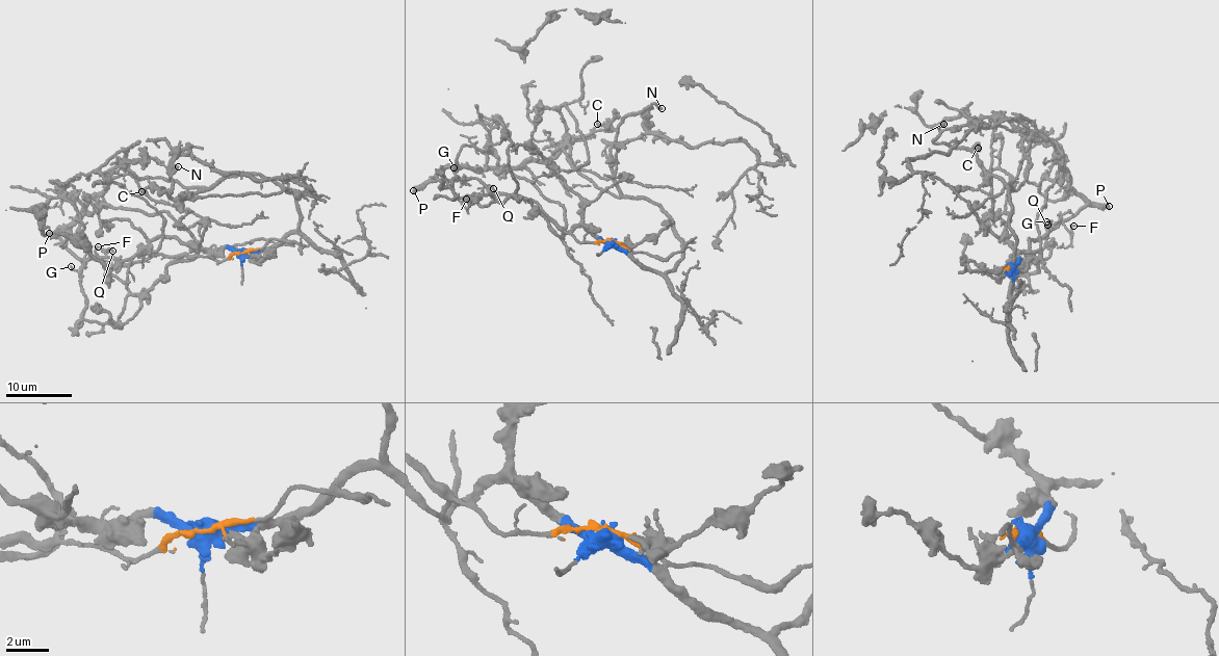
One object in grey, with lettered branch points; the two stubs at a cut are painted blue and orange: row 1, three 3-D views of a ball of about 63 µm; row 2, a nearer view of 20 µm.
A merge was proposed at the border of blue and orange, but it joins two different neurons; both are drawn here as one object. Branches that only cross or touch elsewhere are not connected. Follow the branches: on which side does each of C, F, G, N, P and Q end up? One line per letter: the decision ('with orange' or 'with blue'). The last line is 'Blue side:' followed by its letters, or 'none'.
C: with blue
F: with orange
G: with orange
N: with blue
P: with orange
Q: with orange
Blue side: C, N

